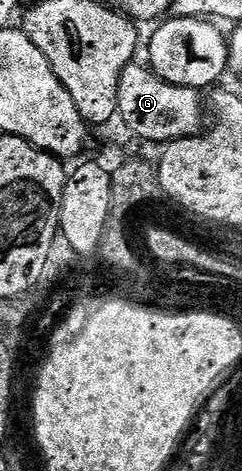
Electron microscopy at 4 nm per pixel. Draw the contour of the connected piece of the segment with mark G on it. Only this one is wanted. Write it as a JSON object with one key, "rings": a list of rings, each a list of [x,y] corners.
{"rings":[[[128,65],[119,79],[117,115],[130,127],[134,138],[141,140],[142,137],[145,141],[168,143],[202,132],[206,124],[205,109],[201,106],[202,94],[196,89],[167,83],[158,73],[153,72],[152,68],[142,65]]]}

